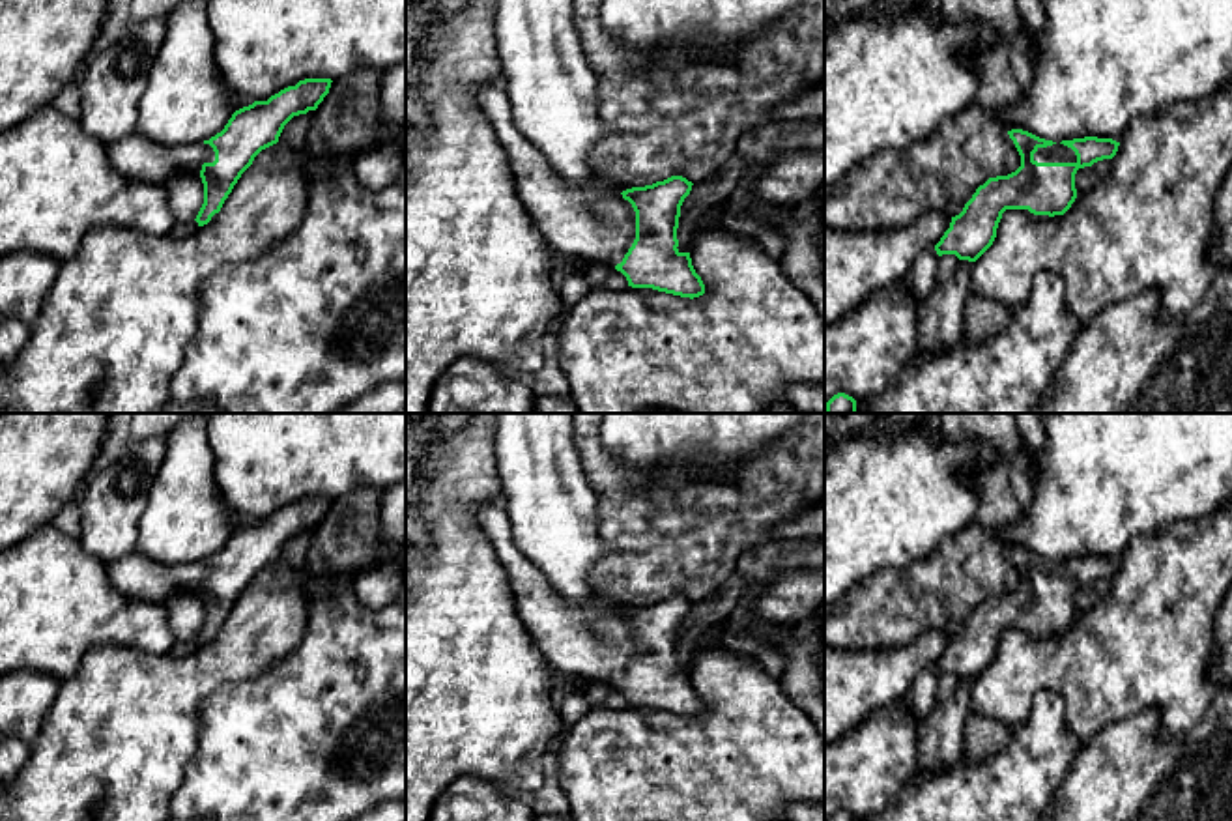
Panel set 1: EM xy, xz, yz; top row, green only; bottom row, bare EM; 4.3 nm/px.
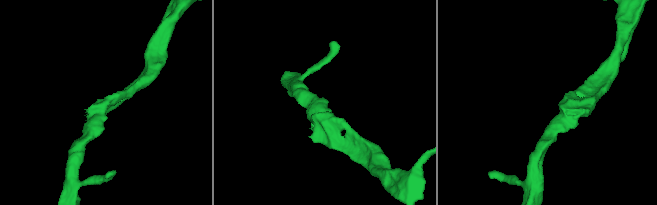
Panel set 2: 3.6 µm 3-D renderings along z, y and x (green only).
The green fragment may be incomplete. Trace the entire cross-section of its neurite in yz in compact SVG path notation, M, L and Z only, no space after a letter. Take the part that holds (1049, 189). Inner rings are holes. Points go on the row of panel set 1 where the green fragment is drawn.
M1023 129L1008 135L1021 155L1021 166L1008 176L989 178L976 189L935 245L938 256L955 254L976 262L993 245L1006 209L1064 215L1077 198L1077 170L1112 159L1120 146L1112 138L1097 137L1053 142Z

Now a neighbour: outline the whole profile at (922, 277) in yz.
M935 249L922 252L912 264L901 286L916 299L925 299L938 284L938 254Z

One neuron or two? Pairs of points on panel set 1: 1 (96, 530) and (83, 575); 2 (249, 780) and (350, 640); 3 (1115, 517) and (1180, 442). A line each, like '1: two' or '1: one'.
1: two
2: one
3: one

